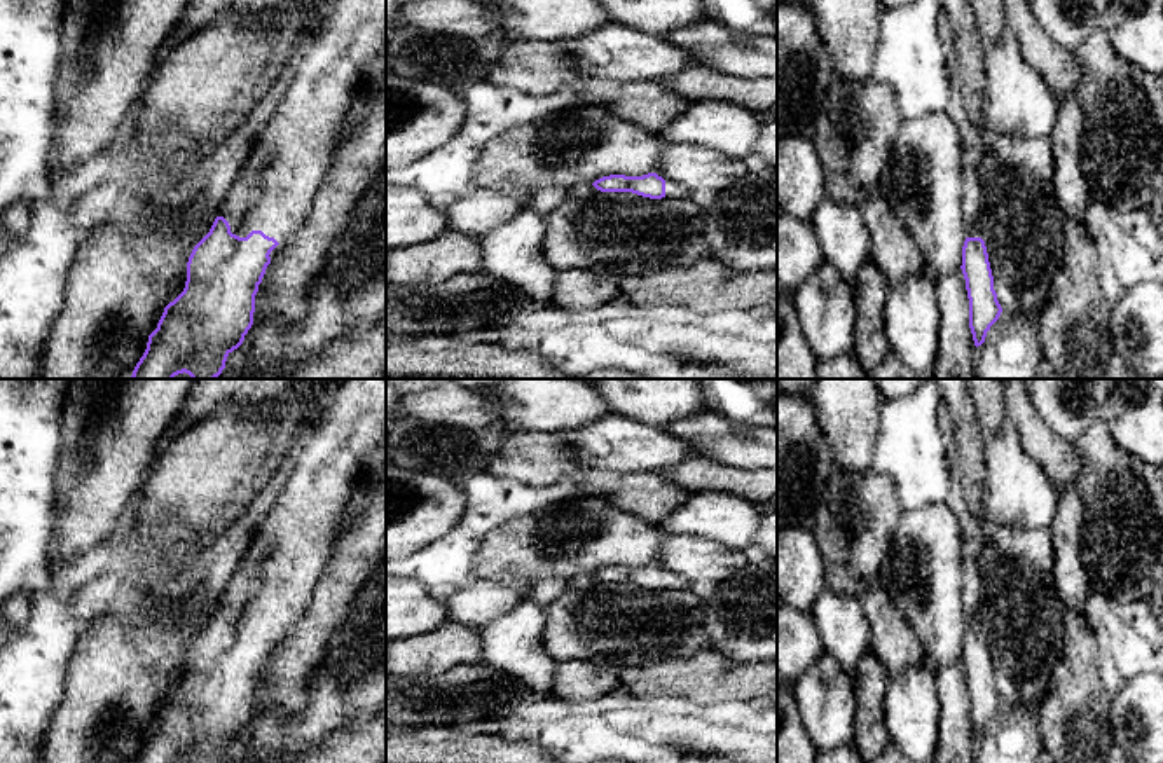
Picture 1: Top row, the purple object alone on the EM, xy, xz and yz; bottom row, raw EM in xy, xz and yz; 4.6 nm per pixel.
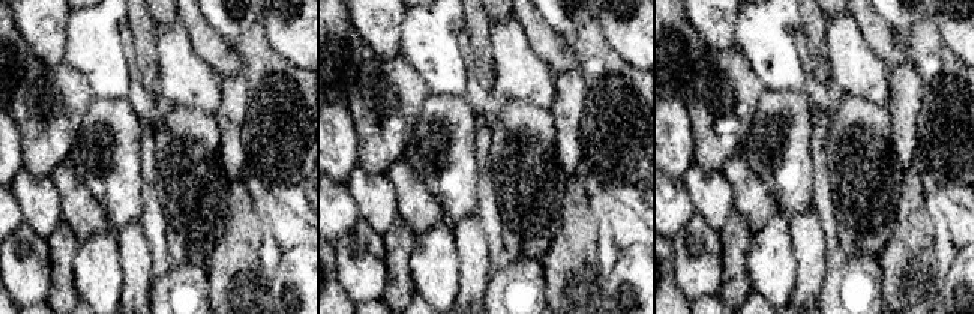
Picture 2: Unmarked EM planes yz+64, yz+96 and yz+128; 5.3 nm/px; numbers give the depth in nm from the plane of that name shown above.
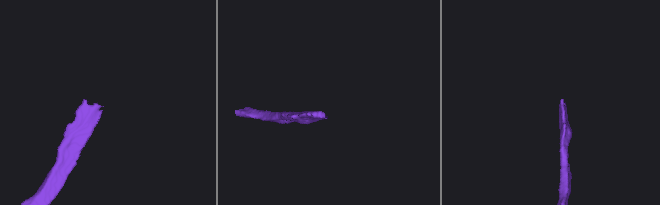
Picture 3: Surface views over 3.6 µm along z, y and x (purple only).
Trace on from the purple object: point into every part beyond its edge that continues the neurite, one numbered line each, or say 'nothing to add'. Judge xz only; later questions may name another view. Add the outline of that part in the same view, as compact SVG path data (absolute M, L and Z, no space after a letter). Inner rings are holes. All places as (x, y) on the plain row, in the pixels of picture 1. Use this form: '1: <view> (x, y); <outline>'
1: xz (673, 580); M664 569L665 571L665 569ZM665 571L665 588L690 590L692 583L678 573Z

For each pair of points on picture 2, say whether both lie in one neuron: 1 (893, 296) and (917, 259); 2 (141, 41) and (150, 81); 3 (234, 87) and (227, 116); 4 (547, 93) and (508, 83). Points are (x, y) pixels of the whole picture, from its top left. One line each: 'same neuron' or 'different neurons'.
1: same neuron
2: same neuron
3: same neuron
4: same neuron

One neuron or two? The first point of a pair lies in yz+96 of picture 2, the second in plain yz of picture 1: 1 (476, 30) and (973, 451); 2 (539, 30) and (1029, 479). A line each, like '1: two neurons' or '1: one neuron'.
1: one neuron
2: two neurons

